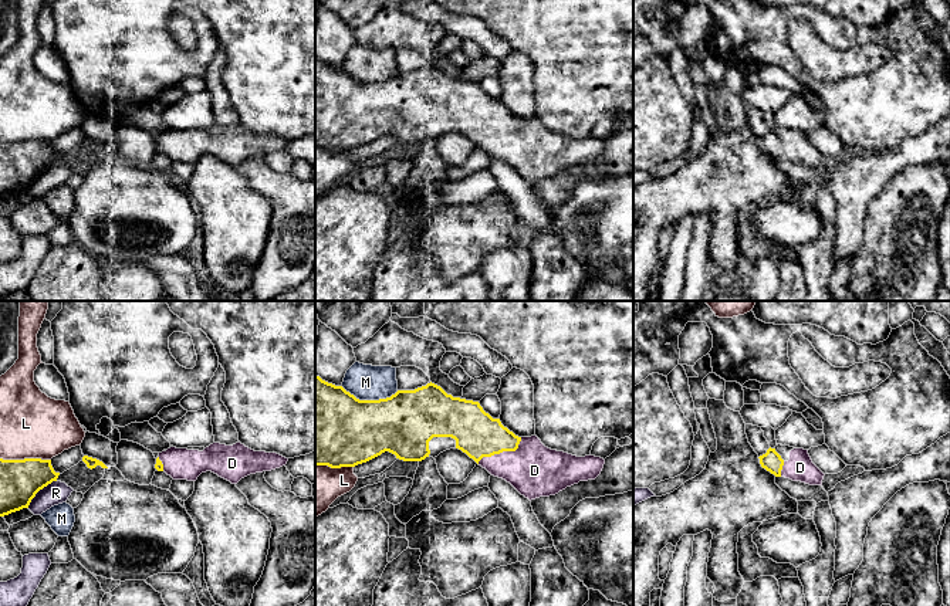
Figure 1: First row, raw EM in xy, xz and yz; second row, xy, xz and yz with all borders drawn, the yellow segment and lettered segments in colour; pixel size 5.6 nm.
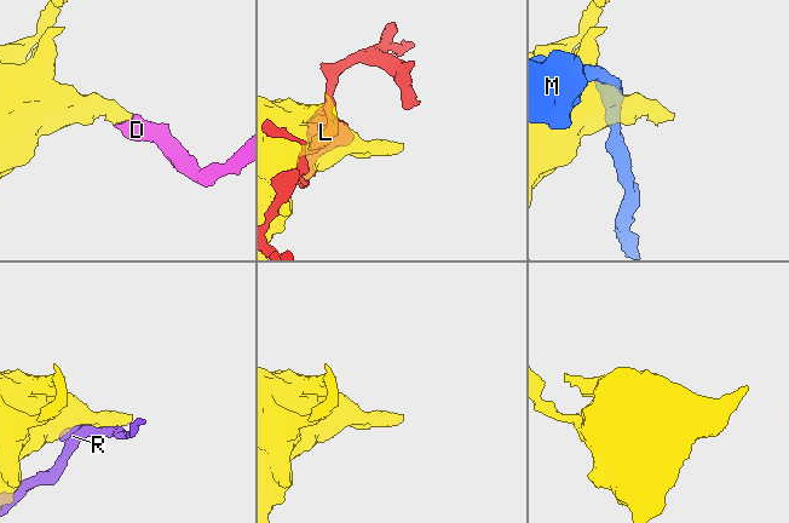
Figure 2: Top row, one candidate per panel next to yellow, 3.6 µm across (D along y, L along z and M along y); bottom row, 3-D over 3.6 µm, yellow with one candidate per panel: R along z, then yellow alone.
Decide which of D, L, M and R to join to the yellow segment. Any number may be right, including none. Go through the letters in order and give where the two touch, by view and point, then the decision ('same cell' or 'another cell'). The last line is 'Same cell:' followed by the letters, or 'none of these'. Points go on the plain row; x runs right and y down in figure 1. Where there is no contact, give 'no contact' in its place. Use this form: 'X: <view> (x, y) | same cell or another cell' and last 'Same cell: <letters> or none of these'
D: xz (501, 134) | same cell
L: xy (26, 141) | another cell
M: xz (369, 83) | another cell
R: xy (39, 172) | another cell
Same cell: D

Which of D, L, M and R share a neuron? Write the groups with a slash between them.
D / L / M / R

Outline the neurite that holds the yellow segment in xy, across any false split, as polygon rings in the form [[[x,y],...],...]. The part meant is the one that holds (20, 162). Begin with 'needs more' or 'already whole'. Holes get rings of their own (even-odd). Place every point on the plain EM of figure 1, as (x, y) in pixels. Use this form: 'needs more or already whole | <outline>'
already whole | [[[0,141],[0,199],[28,190],[36,176],[57,163],[51,142]]]

